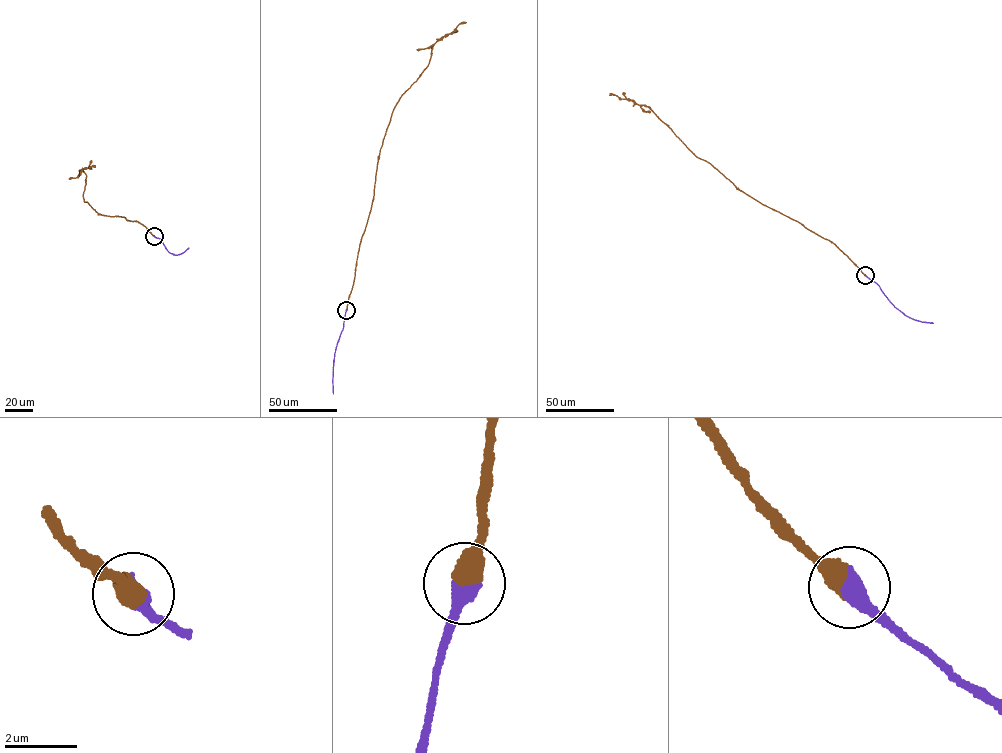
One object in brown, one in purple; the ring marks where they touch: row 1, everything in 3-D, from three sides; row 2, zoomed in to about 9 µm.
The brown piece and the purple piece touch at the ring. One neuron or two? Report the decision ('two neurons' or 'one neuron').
one neuron

